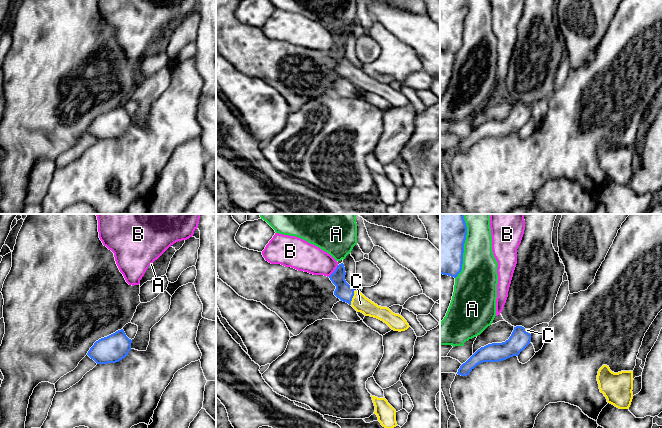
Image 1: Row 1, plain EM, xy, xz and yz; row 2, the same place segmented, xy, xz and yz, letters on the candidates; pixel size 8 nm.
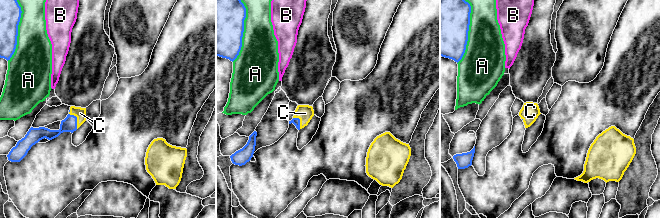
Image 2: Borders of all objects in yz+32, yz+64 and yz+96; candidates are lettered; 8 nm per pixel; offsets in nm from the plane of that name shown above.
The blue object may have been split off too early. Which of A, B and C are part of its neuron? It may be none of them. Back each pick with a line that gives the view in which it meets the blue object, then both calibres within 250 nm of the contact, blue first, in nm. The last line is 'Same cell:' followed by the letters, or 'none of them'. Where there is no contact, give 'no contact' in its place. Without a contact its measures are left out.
C: meets blue in xz; 140 nm thick on the blue side, 140 nm on the other
Same cell: C

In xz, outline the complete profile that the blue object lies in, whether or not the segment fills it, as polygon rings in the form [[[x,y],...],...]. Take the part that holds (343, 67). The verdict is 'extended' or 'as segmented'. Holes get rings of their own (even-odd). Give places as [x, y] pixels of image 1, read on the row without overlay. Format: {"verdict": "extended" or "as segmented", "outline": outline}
{"verdict": "extended", "outline": [[[341,39],[329,52],[332,59],[336,62],[334,71],[341,77],[351,81],[357,88],[365,92],[377,94],[386,99],[394,107],[405,107],[410,102],[407,97],[399,90],[393,89],[387,83],[381,83],[366,74],[361,68],[355,67],[345,56],[345,43]]]}

